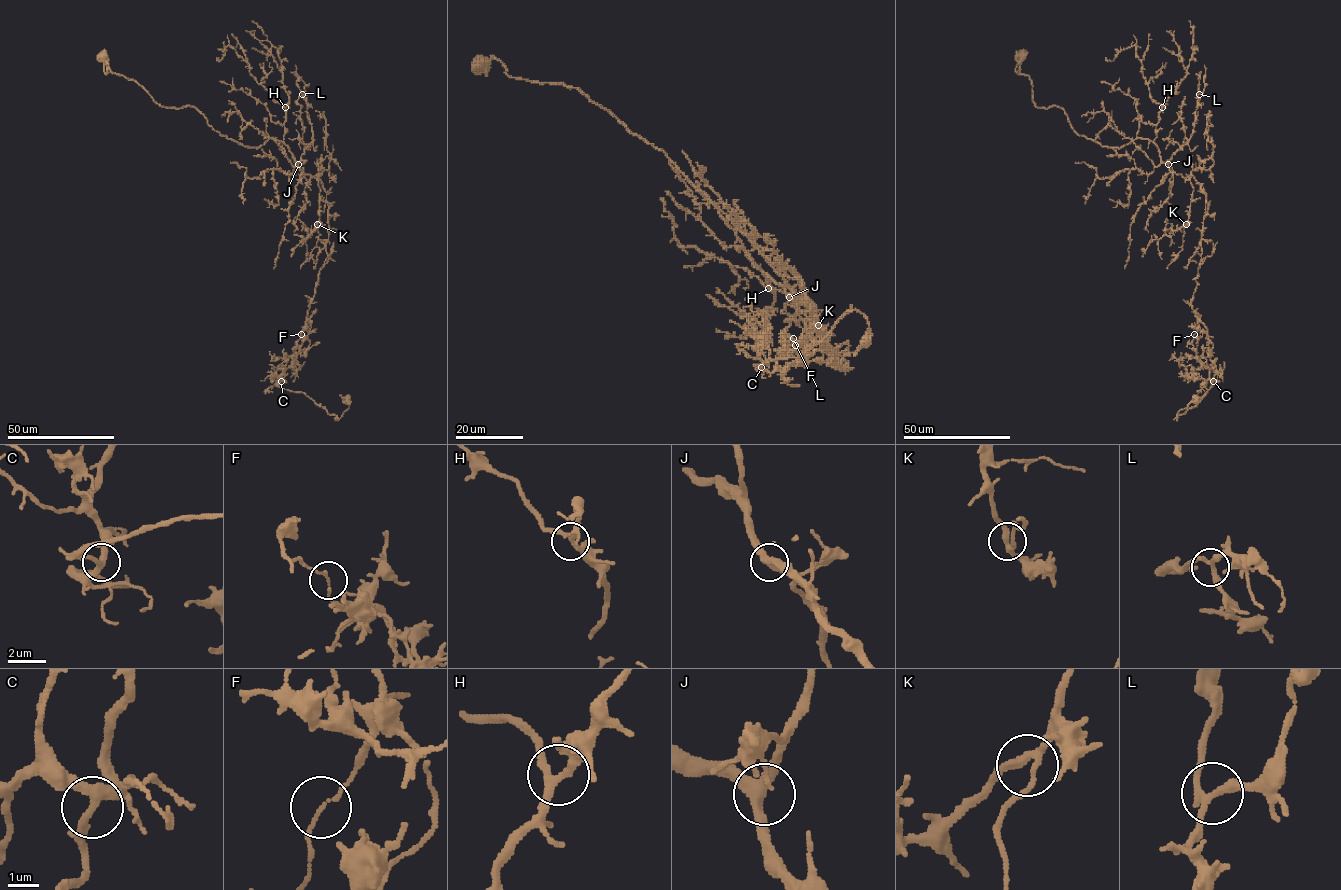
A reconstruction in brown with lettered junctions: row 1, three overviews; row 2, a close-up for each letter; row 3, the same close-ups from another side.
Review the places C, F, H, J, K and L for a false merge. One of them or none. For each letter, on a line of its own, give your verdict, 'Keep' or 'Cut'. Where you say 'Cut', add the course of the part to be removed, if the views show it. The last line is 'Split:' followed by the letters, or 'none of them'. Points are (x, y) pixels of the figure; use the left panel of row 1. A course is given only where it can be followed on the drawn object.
C: Keep
F: Cut. Course of the part to remove: (301, 334), (295, 362), (278, 377), (277, 385), (304, 393), (337, 420), (348, 408), (339, 395)
H: Keep
J: Keep
K: Keep
L: Keep
Split: F

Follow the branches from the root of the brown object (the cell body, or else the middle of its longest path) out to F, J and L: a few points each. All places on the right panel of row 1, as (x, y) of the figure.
F: (1019, 58), (1036, 107), (1061, 107), (1103, 146), (1147, 138), (1205, 193), (1194, 334)
J: (1019, 58), (1015, 70), (1029, 76), (1036, 107), (1061, 107), (1079, 135), (1103, 146), (1147, 138), (1168, 164)
L: (1019, 58), (1036, 107), (1061, 107), (1103, 146), (1147, 138), (1167, 163), (1193, 132), (1199, 94)

